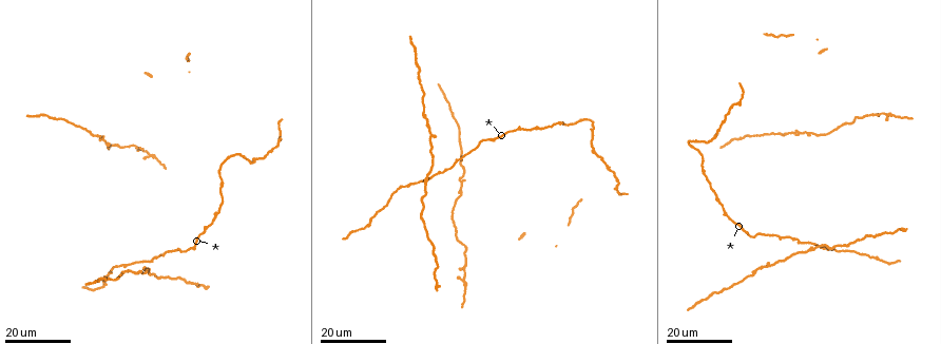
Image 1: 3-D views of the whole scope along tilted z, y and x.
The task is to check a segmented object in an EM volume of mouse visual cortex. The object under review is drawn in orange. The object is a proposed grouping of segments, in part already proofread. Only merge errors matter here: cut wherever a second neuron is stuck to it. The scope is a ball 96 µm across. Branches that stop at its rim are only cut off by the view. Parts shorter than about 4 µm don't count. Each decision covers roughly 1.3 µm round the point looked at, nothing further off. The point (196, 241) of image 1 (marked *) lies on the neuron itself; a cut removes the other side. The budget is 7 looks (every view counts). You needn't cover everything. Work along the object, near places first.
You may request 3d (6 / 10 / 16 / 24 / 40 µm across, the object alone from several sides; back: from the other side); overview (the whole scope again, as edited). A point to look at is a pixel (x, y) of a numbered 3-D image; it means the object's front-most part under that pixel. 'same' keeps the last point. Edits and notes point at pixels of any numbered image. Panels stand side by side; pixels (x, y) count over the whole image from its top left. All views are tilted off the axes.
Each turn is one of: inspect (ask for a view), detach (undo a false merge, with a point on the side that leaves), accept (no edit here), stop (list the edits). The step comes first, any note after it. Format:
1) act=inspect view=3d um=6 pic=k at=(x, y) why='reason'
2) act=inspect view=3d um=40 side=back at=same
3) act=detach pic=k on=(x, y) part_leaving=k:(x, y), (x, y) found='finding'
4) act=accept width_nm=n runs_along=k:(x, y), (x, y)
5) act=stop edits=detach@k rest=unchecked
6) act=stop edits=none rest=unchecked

act=inspect view=3d um=16 pic=1 at=(429, 178) why='three-way junction'

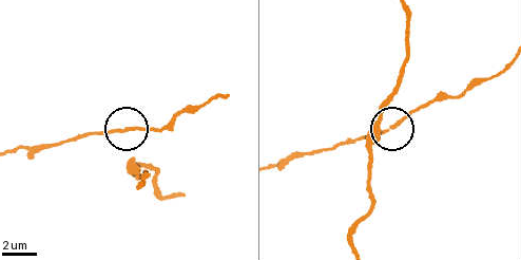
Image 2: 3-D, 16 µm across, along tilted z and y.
act=inspect view=3d um=6 pic=2 at=(389, 128)

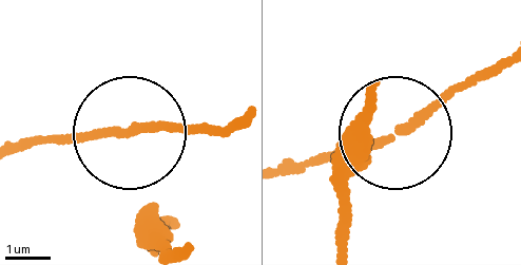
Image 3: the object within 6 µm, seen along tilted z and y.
act=accept runs_along=3:(502, 65), (411, 113), (350, 177) found='continuous, no second neuron'

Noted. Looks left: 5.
act=inspect view=3d um=24 pic=1 at=(883, 113) why='three arms meet'

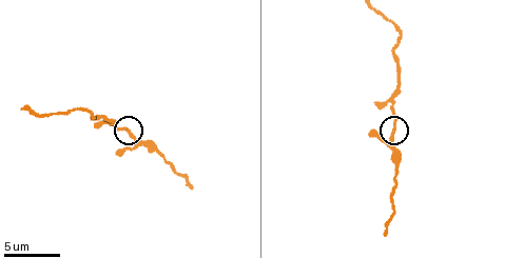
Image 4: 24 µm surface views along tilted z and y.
act=inspect view=3d um=6 pic=4 at=(130, 136)

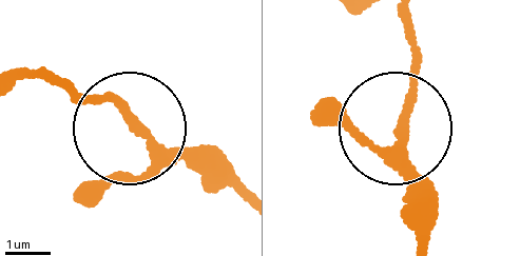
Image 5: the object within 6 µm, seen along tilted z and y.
act=accept runs_along=5:(70, 91), (123, 98), (140, 137), (229, 174) found='continuous, no second neuron'

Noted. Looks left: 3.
act=inspect view=3d um=16 pic=4 at=(396, 77) why='thin neck'

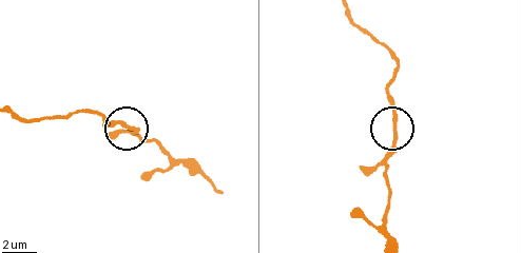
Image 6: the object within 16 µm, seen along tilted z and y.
act=accept runs_along=6:(345, 14), (393, 60), (387, 94), (392, 148), (385, 185) found='all the same neuron'

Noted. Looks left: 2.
act=inspect view=3d um=24 pic=1 at=(697, 143) why='three-way junction'

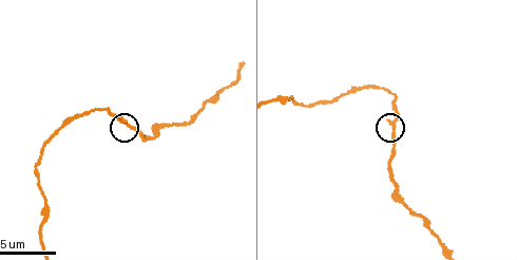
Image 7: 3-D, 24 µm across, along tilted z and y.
act=inspect view=3d um=10 pic=7 at=(127, 124)

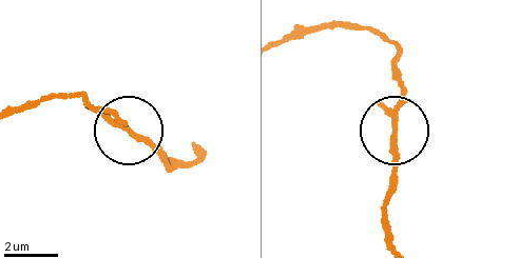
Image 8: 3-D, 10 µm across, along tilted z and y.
act=accept arms=3 found='all the same neuron'

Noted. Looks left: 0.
act=stop edits=none rest=unchecked

